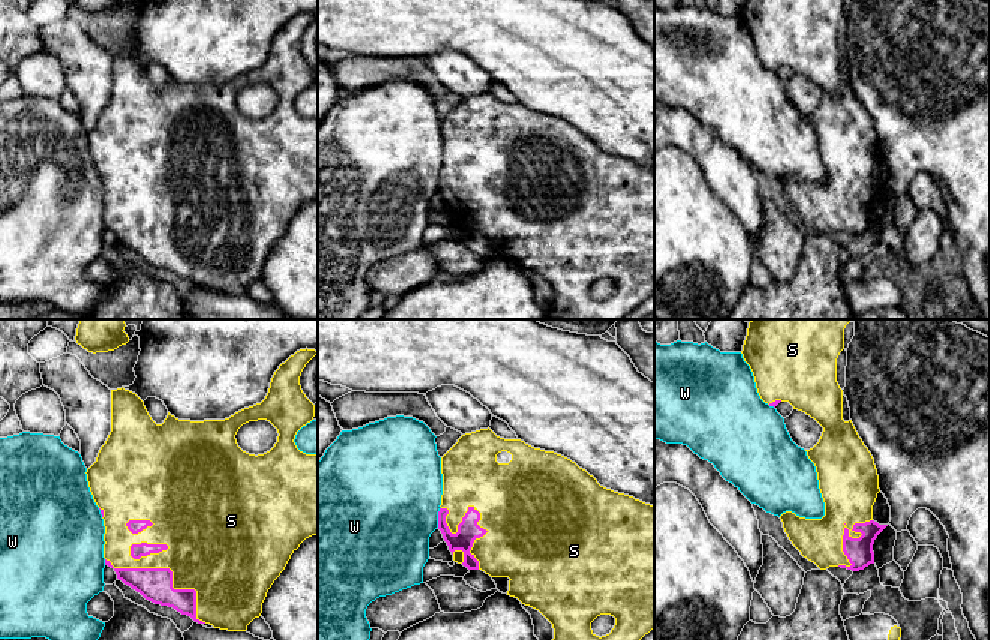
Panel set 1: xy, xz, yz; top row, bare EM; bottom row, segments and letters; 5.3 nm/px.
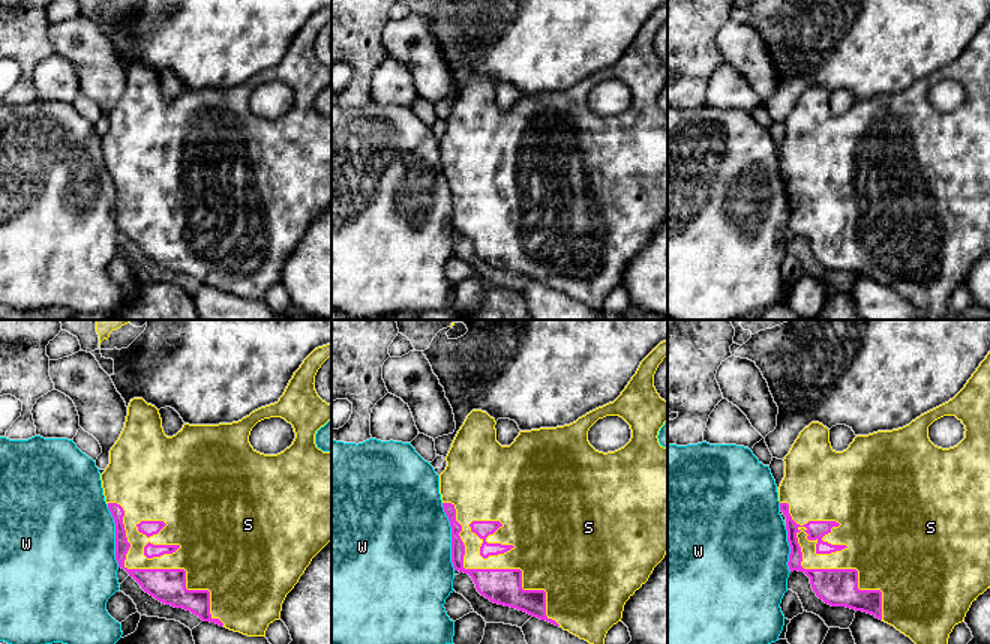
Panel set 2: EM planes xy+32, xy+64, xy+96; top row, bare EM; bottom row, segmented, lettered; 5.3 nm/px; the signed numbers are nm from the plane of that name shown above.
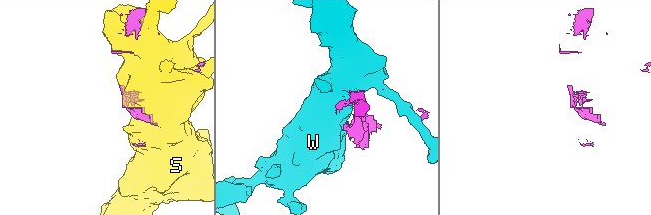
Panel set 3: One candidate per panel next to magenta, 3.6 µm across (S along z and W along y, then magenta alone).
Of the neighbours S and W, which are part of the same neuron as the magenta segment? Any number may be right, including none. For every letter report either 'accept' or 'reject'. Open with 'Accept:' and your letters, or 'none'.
Accept: S
S: accept
W: reject

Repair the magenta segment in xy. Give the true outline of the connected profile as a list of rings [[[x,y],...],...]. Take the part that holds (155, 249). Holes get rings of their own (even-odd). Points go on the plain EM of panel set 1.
[[[300,13],[291,19],[274,36],[268,57],[261,67],[244,72],[225,84],[190,85],[178,84],[168,76],[162,88],[156,88],[148,79],[144,66],[132,55],[122,52],[111,54],[111,96],[100,111],[96,126],[87,133],[87,145],[96,169],[100,174],[105,198],[104,198],[104,222],[105,229],[111,231],[117,243],[140,256],[146,264],[168,270],[190,280],[198,288],[210,288],[214,292],[228,295],[246,295],[248,289],[262,277],[262,267],[274,244],[285,234],[291,219],[300,208],[318,198],[318,117],[306,118],[300,115],[294,106],[297,96],[310,87],[315,81],[315,69],[306,61],[300,49],[300,40],[306,28],[318,16],[315,13]],[[267,84],[278,93],[278,106],[264,118],[249,118],[243,115],[236,103],[238,93],[249,87]]]

